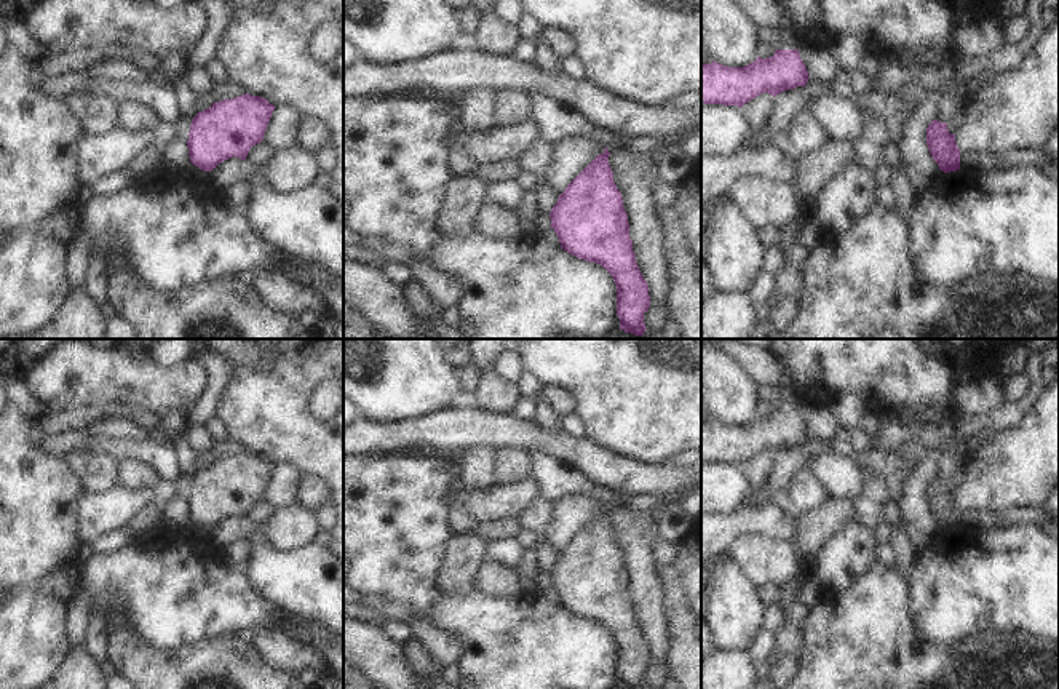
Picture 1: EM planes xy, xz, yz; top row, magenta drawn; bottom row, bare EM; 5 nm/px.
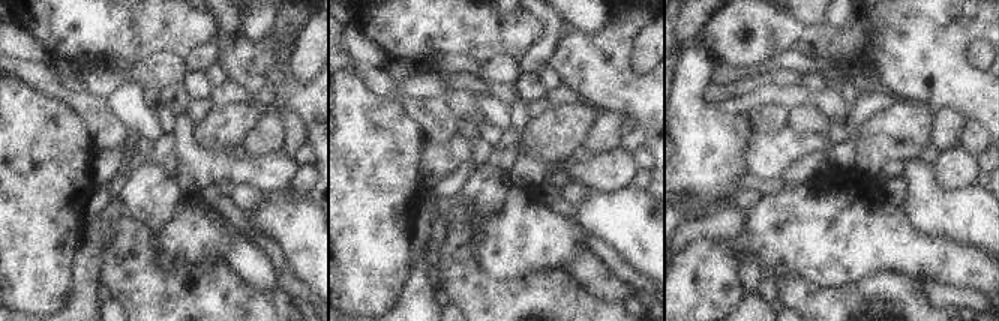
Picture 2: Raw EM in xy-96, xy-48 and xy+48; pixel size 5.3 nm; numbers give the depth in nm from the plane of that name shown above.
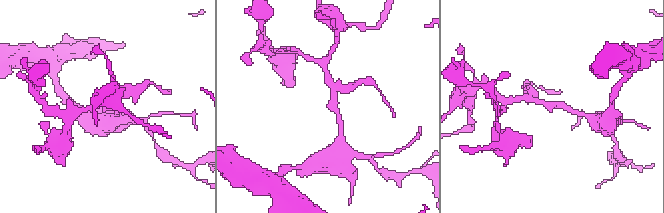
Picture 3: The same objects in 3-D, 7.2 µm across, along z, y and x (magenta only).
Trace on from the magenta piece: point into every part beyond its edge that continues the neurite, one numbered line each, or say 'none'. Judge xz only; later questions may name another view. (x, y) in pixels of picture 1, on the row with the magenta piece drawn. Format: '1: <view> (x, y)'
none.

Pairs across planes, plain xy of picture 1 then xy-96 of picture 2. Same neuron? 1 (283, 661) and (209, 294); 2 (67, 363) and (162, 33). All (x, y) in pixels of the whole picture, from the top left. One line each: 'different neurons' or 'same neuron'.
1: different neurons
2: same neuron

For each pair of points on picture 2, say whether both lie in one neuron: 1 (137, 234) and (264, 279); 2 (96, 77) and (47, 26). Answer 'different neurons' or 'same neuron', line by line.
1: different neurons
2: different neurons

